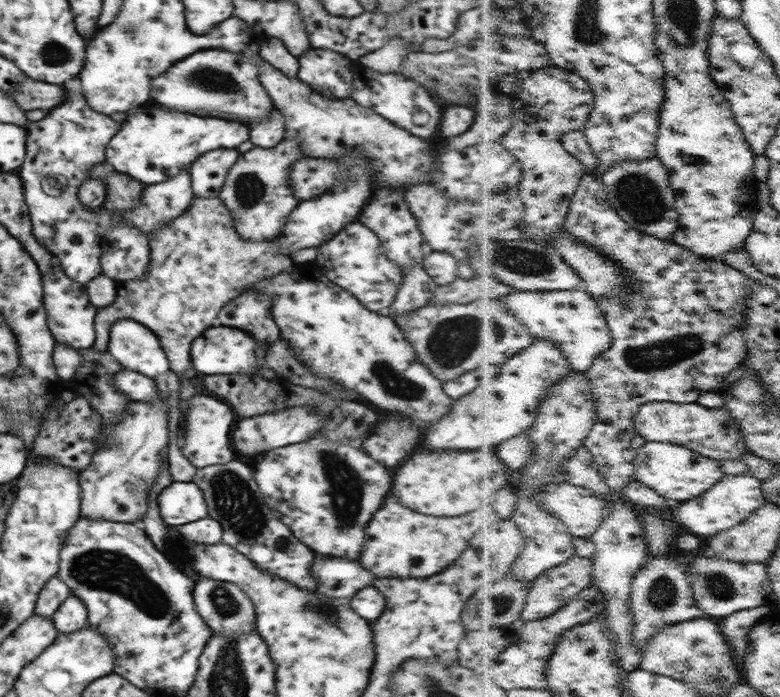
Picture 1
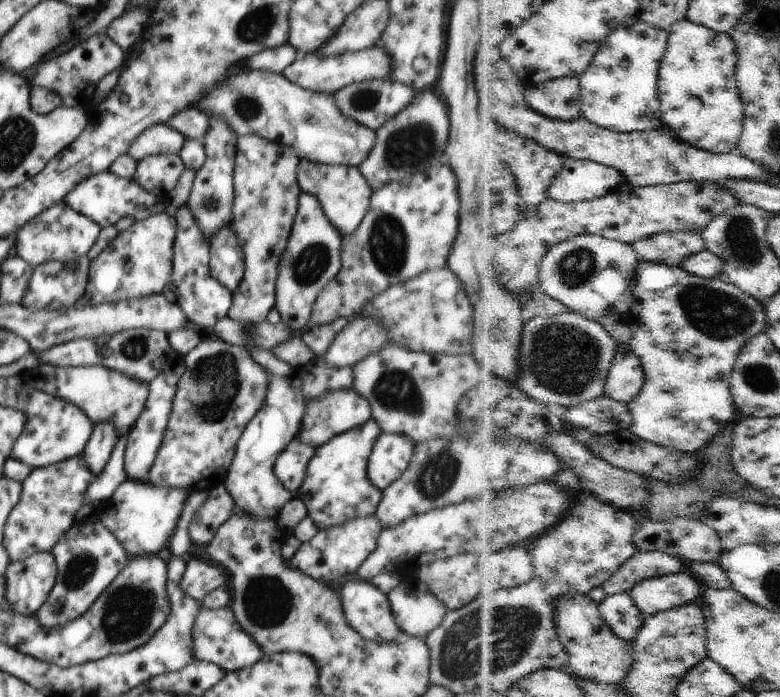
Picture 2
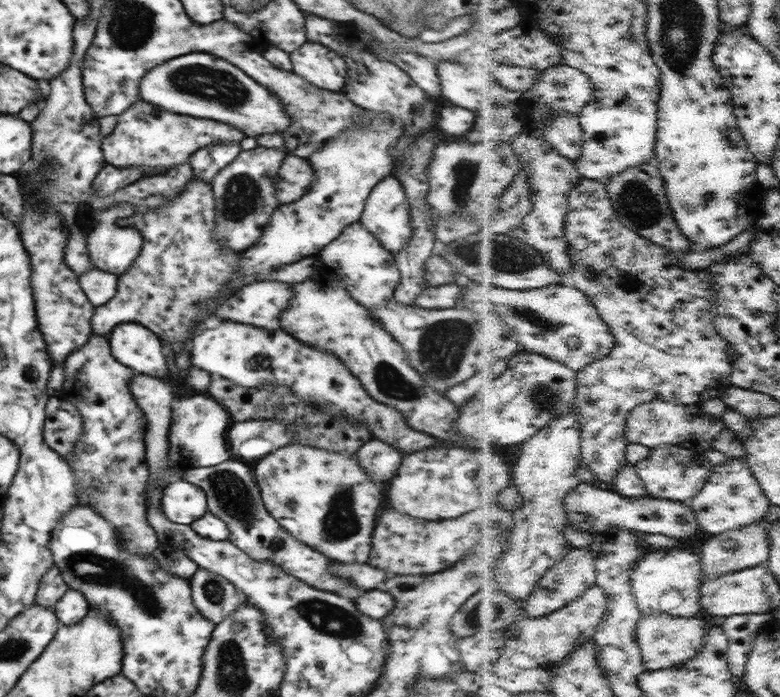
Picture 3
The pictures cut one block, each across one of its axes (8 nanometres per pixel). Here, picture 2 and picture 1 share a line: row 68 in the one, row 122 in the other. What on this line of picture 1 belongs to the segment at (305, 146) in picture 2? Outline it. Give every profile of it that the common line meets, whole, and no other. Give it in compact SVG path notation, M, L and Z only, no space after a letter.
M219 48L206 49L204 52L196 52L192 56L187 56L182 60L179 60L180 64L172 64L168 68L168 72L156 76L152 88L150 88L150 102L158 102L166 108L174 108L178 112L196 112L196 110L208 110L213 112L224 112L224 114L231 114L234 116L234 120L244 120L244 123L248 124L246 120L268 120L270 112L274 110L272 108L272 99L268 96L263 84L259 81L259 70L256 66L261 63L261 58L245 58L243 54L237 54L237 52L228 52L227 50L220 50Z

